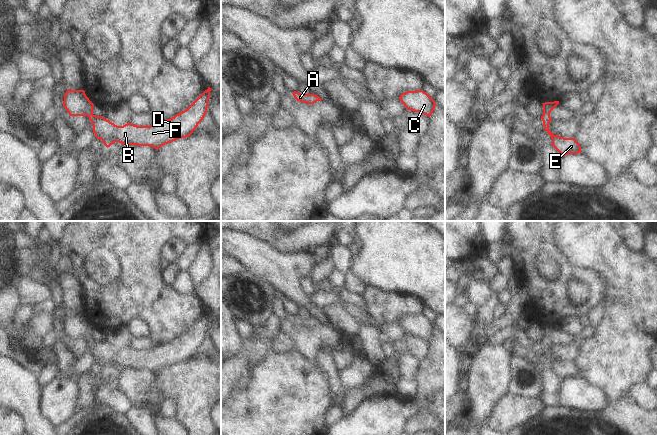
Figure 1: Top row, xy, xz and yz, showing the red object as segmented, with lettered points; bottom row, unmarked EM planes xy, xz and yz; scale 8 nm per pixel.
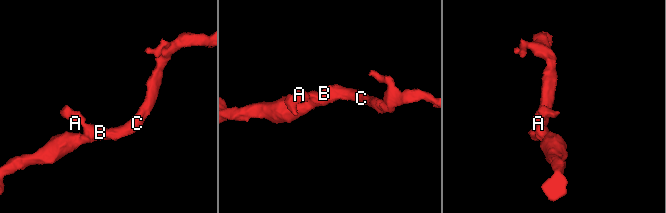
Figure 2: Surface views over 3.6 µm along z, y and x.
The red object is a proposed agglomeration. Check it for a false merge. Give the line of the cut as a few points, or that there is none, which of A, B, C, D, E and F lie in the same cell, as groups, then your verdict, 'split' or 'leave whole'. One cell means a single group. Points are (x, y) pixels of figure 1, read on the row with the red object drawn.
no cut | A B C D E F | leave whole

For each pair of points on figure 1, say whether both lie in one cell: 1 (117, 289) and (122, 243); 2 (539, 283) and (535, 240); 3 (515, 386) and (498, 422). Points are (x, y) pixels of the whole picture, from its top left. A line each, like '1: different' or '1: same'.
1: same
2: same
3: different

